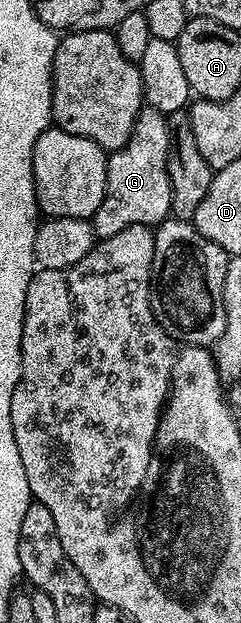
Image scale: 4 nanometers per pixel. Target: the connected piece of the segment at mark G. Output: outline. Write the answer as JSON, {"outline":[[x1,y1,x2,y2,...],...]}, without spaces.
{"outline":[[147,104,140,107,140,115,136,121,136,127,134,132,130,136,130,140,122,148,111,151,108,154,108,167,106,168,106,192,104,193,104,199,102,204,98,204,98,208,93,212,90,219,92,224,92,231,95,232,97,239,109,238,115,236,117,232,122,232,122,228,130,228,131,226,151,226,153,228,160,225,171,215,172,212,172,189,170,188,170,172,168,171,168,154,172,151,172,132,168,124,166,115,162,112,158,112,158,108,149,106]]}

